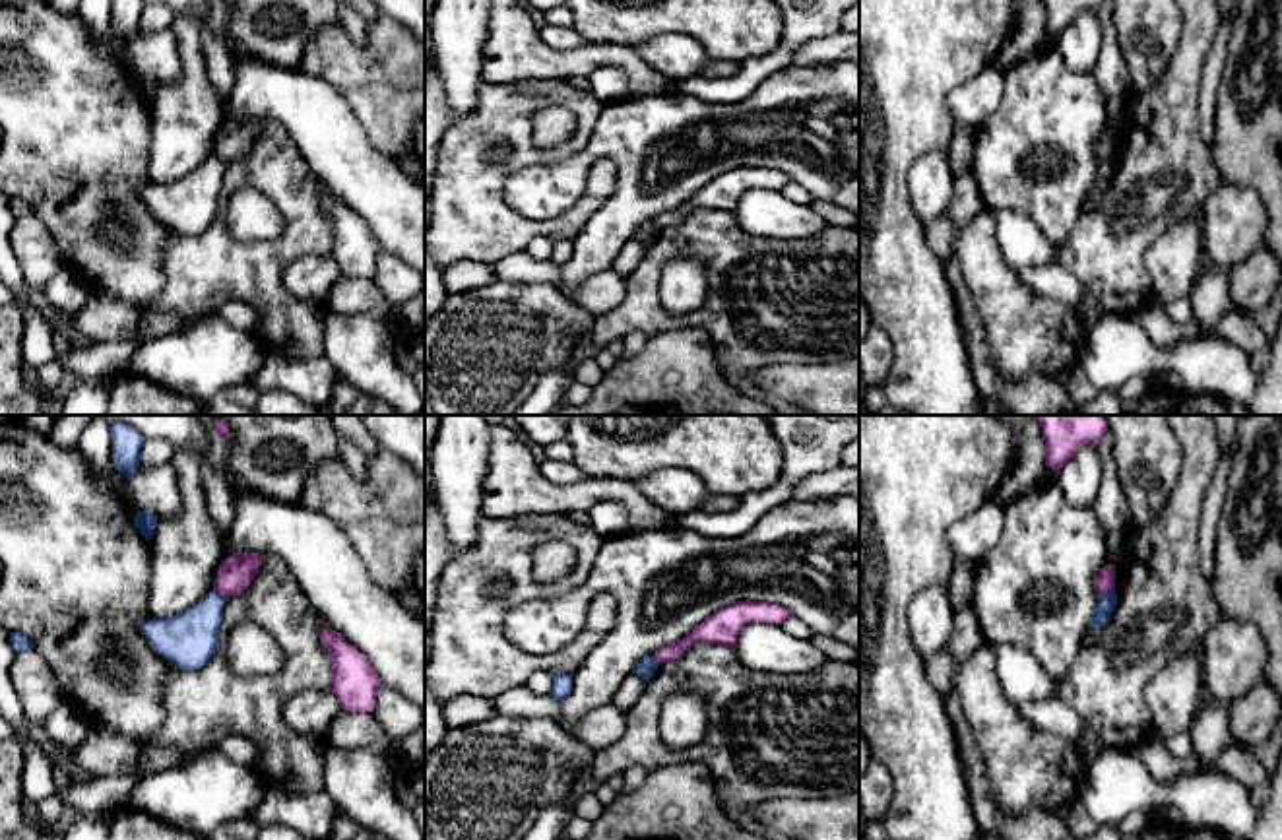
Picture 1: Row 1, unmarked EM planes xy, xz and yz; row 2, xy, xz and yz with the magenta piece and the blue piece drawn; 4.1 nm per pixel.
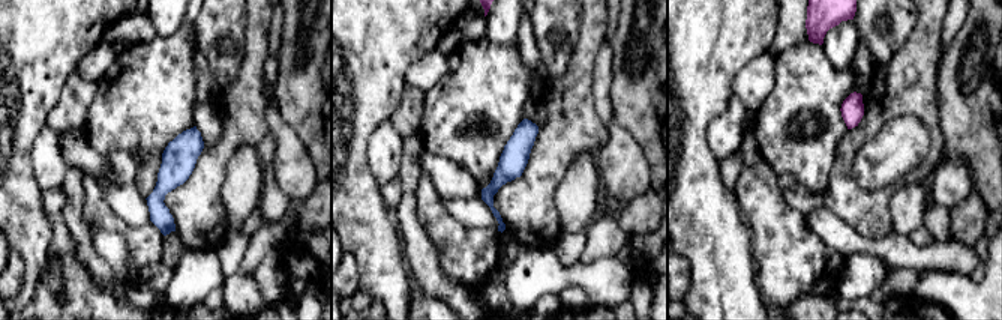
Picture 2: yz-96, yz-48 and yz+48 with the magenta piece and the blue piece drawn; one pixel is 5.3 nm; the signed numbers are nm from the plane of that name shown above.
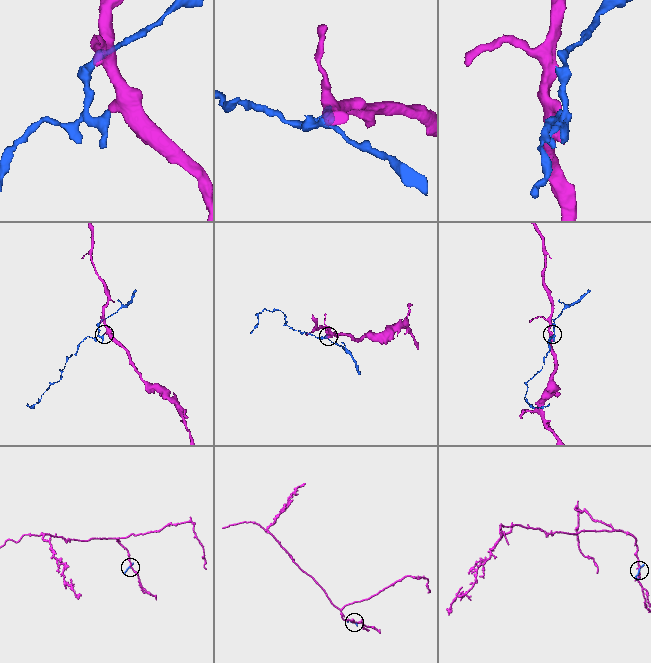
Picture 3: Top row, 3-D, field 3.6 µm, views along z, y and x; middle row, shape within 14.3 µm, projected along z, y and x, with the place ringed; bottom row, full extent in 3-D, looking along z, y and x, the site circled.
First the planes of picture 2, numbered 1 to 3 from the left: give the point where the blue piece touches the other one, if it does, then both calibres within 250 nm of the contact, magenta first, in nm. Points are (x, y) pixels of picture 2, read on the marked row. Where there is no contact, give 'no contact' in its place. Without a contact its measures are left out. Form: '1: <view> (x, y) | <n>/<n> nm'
1: no contact
2: no contact
3: no contact

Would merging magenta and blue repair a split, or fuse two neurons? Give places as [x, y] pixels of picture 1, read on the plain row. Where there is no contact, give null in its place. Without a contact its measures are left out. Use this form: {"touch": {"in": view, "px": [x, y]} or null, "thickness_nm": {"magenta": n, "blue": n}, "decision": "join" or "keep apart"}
{"touch": {"in": "yz", "px": [1104, 158]}, "thickness_nm": {"magenta": 90, "blue": 80}, "decision": "keep apart"}

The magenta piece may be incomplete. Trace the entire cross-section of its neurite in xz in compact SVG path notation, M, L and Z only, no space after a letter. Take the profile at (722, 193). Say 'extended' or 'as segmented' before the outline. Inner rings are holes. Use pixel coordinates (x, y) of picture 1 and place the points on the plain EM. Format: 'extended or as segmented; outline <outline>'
as segmented; outline M733 167L718 175L694 192L683 206L656 215L657 231L677 225L692 210L716 210L733 213L739 198L751 188L782 190L791 178L772 167Z

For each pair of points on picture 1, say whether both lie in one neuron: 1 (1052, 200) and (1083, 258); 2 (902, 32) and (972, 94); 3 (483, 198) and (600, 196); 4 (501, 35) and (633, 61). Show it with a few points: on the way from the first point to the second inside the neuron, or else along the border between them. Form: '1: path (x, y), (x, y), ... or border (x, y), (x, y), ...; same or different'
1: border (1087, 191), (1075, 226), (1059, 249); different
2: border (993, 63), (964, 80), (951, 94), (951, 127); different
3: path (512, 227), (561, 227), (571, 222); same
4: path (534, 61), (584, 61), (600, 57); same

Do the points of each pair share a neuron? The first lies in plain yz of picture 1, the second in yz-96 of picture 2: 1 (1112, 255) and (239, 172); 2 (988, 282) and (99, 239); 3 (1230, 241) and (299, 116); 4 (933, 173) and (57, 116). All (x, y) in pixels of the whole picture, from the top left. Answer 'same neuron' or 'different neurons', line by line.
1: different neurons
2: different neurons
3: different neurons
4: different neurons

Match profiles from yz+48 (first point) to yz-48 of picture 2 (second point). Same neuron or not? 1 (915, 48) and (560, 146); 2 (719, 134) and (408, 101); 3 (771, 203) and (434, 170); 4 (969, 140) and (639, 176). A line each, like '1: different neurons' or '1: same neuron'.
1: same neuron
2: different neurons
3: different neurons
4: different neurons

